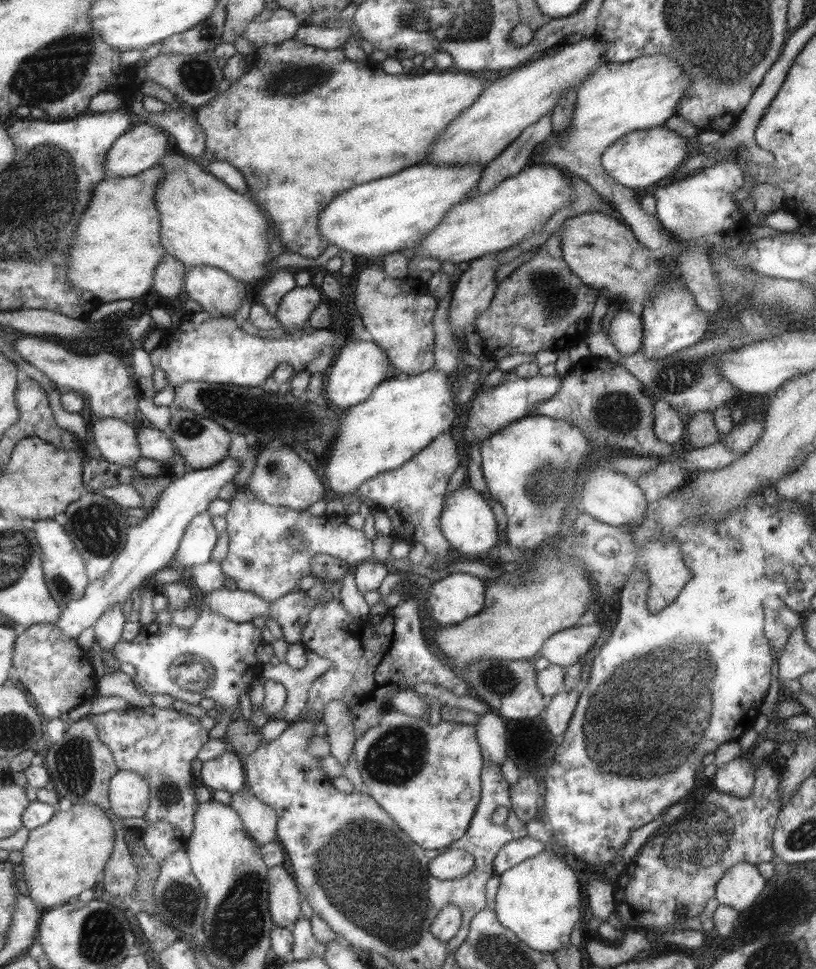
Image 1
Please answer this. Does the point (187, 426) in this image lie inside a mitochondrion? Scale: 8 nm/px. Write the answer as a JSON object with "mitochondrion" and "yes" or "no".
{"mitochondrion":"yes"}

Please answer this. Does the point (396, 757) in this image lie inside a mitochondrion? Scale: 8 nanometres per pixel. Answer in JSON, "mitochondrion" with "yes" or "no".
{"mitochondrion":"yes"}

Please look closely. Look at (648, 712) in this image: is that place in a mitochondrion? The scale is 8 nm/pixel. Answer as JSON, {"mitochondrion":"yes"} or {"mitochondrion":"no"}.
{"mitochondrion":"yes"}

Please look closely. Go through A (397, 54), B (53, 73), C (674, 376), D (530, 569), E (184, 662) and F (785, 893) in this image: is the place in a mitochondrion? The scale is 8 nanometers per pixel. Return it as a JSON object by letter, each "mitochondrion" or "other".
{"A":"other","B":"mitochondrion","C":"mitochondrion","D":"mitochondrion","E":"mitochondrion","F":"other"}

